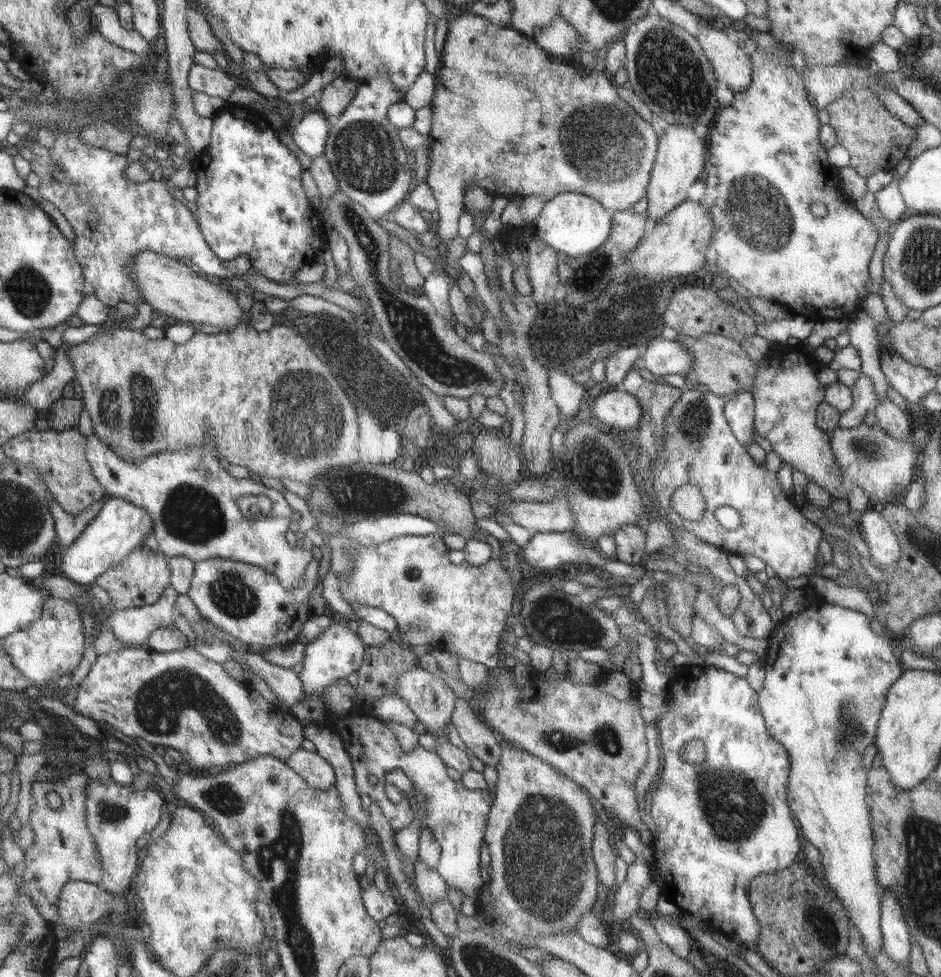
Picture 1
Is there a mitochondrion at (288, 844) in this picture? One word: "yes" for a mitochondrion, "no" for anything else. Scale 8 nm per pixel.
yes

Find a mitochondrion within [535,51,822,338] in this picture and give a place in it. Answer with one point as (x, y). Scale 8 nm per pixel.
(603, 143)

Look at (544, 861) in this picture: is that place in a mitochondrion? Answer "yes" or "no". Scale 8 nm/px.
yes

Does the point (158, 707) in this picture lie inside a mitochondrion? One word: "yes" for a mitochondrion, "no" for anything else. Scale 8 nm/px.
yes

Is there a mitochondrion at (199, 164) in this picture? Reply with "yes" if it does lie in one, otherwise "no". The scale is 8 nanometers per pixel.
no

